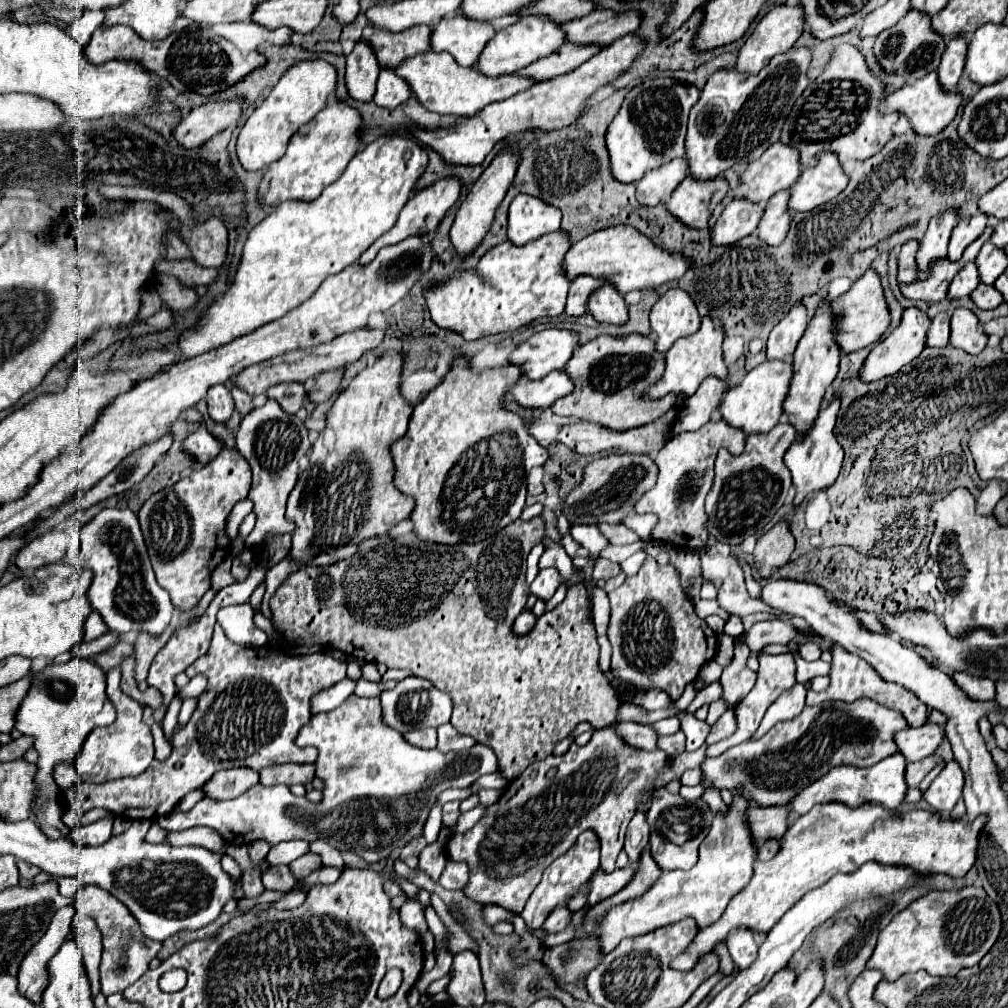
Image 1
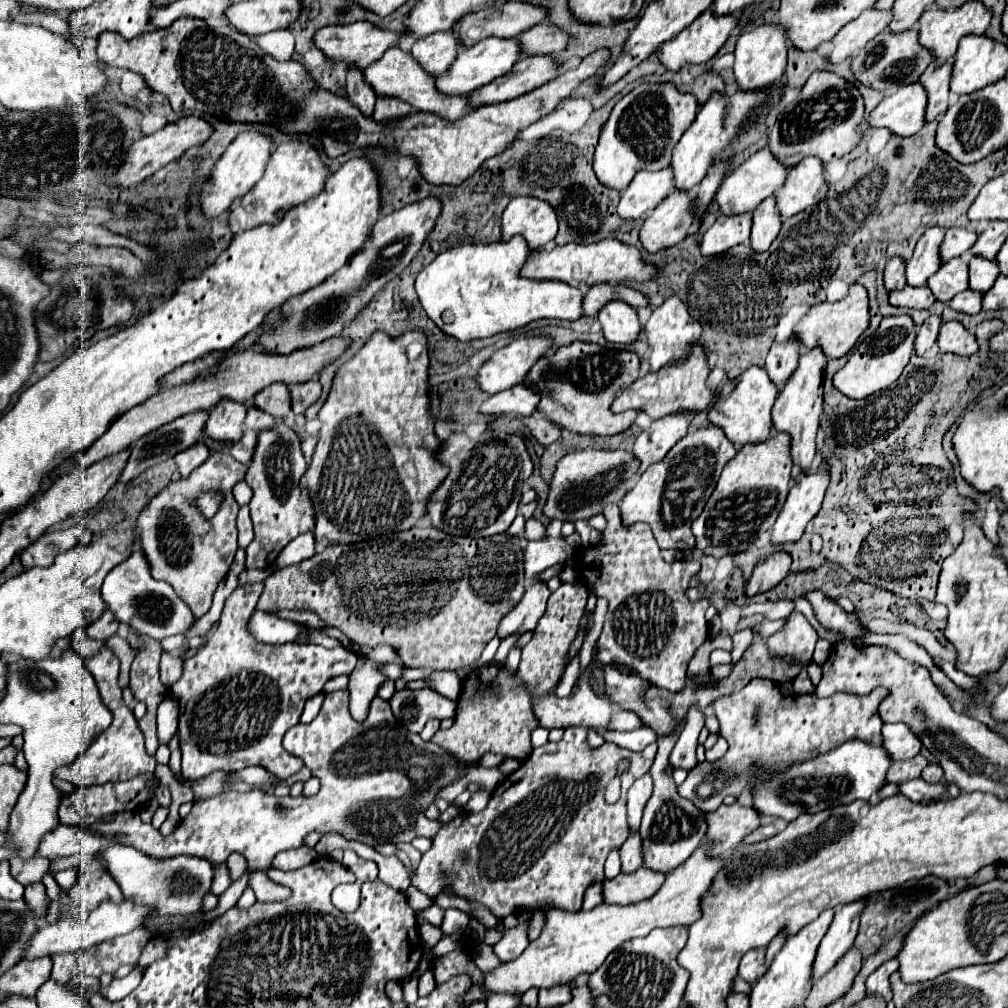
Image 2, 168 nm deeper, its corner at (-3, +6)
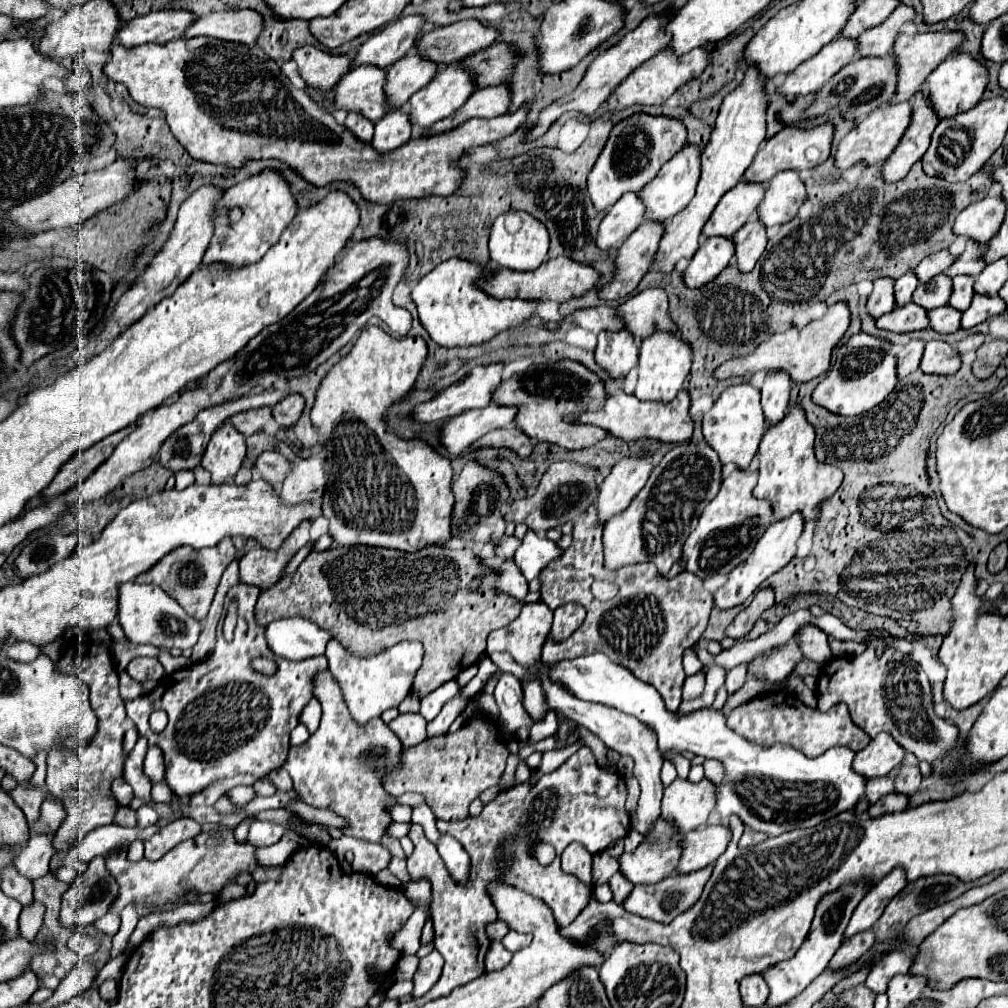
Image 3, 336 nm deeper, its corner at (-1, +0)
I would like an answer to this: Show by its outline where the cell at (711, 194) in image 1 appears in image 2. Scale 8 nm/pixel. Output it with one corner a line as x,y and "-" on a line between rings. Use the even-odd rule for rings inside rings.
673,191
661,205
657,205
643,221
639,239
645,251
659,253
685,239
693,219
689,213
691,197
683,191

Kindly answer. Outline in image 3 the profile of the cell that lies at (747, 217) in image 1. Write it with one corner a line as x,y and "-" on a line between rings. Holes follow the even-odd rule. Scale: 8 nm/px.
707,237
683,273
687,287
701,287
709,279
715,279
731,263
733,255
735,255
733,239

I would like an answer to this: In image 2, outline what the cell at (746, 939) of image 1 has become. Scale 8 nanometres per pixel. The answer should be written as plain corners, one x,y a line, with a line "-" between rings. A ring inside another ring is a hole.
751,949
743,955
741,965
739,965
739,977
745,979
749,985
757,983
759,977
767,971
767,961
765,961
765,949

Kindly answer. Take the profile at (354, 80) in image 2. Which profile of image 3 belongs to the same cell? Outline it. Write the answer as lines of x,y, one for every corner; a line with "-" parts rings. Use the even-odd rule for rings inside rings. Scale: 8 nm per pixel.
347,111
345,127
349,127
353,131
353,135
357,135
357,139
371,141
371,137
373,137
373,123
359,111

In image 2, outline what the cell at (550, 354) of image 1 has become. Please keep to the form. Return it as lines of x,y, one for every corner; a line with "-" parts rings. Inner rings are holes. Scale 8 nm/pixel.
521,337
511,341
511,345
497,349
477,371
475,381
481,391
495,395
503,389
519,385
533,363
545,355
551,347
549,337

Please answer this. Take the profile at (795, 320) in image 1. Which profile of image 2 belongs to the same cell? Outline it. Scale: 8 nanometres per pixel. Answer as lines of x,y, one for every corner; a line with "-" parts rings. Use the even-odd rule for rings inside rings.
781,341
781,343
773,343
769,355
767,355
767,363
765,363
765,371
769,373
771,381
777,385
777,389
783,389
783,385
787,383
787,379
791,377
791,373
797,369
799,363
799,343
797,341

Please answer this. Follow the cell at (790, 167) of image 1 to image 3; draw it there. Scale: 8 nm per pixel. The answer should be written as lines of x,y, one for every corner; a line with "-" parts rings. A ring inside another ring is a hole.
741,181
733,191
727,191
721,197
721,203
717,205
717,211
713,211
713,219
705,223
703,235
719,235
719,237
731,237
749,215
759,207
763,195
765,195
767,183
757,181

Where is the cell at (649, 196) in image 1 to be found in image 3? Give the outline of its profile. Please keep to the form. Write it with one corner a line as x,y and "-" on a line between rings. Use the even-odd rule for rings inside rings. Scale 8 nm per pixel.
625,193
605,215
599,235
597,235
597,245
601,249
609,247
619,247
645,219
645,203
641,201
639,193

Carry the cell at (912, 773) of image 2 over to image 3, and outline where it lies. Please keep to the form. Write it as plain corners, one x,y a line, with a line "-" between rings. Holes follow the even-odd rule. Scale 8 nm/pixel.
899,767
895,771
891,771
889,775
883,775
883,777
873,777
869,779
869,787
865,791
865,797
875,803
877,799
881,799
883,795
891,793
895,789
895,779
897,779
897,773
899,773

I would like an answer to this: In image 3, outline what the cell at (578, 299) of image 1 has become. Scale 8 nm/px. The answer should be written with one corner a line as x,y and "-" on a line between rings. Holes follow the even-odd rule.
645,289
617,307
617,317
623,327
629,329
635,337
647,337
653,329
677,331
677,325
669,319
667,313
667,295
663,289

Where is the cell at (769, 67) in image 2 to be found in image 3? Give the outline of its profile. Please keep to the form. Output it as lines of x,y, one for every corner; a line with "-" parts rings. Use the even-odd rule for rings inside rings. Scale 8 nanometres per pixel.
749,65
737,89
725,95
723,105
717,115
715,129
701,155
701,181
697,185
697,193
683,211
679,211
673,219
669,219
669,223
665,223
665,235
661,239
661,245
655,257
655,263
661,265
661,271
669,273
673,271
679,259
691,259
695,255
695,251
699,249
699,237
701,237
703,225
709,221
719,199
743,179
747,167
751,165
757,153
757,147
765,137
765,127
767,127
769,93
765,89
765,83
767,79
761,75
757,65
755,67

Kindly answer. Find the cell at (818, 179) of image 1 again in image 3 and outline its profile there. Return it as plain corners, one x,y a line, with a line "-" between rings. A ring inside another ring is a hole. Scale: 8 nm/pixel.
781,171
769,181
765,197
757,209
759,219
765,223
765,227
787,223
797,215
805,199
807,191
799,171

